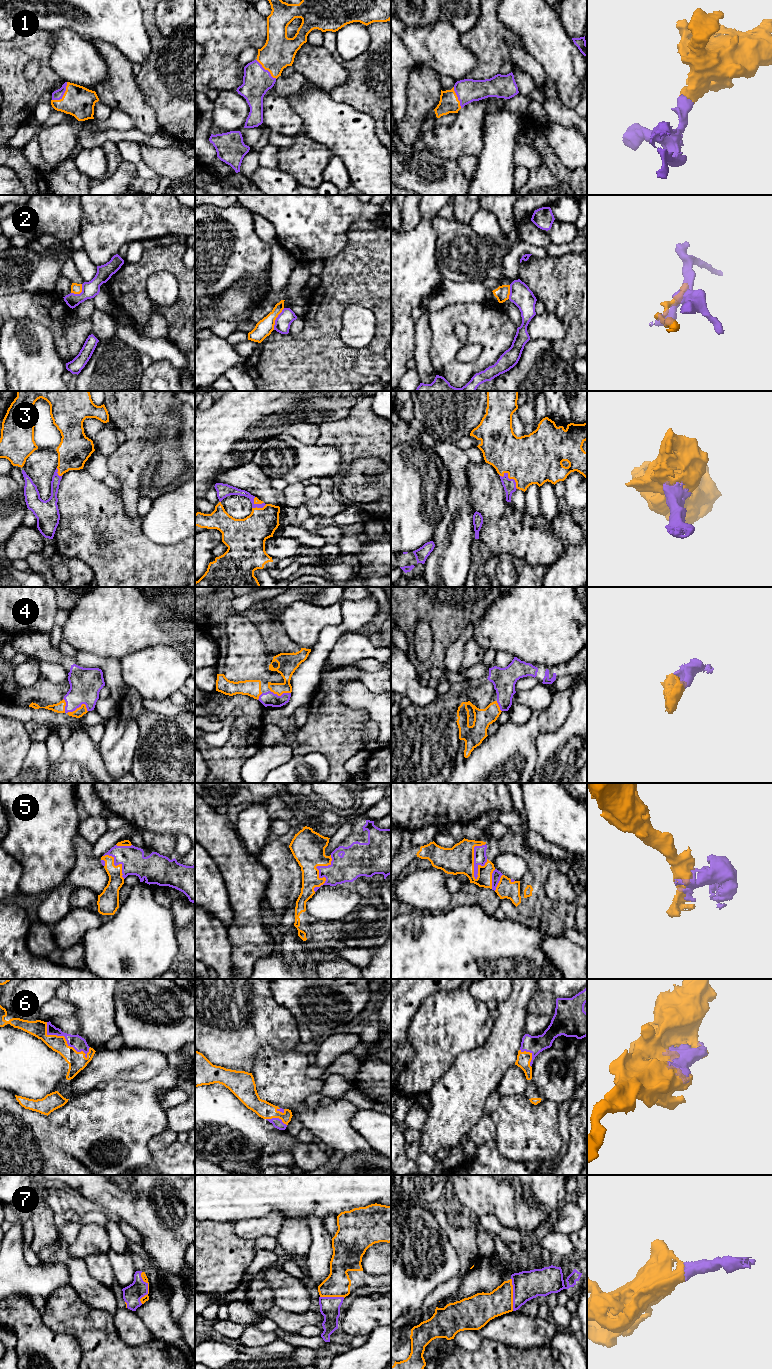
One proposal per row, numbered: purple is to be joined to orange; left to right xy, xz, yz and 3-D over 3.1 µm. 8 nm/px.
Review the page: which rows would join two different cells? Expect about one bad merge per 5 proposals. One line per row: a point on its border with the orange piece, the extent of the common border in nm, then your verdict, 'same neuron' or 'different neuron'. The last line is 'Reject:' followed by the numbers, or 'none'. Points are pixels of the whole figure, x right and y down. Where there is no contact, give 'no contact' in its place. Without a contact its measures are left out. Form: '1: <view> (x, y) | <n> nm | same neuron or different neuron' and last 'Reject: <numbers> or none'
1: xy (64, 94) | 200 nm | same neuron
2: xz (275, 319) | 200 nm | different neuron
3: yz (510, 478) | 190 nm | same neuron
4: xy (77, 708) | 170 nm | same neuron
5: yz (473, 858) | 300 nm | same neuron
6: xy (64, 1037) | 440 nm | same neuron
7: xy (148, 1288) | 260 nm | same neuron
Reject: 2

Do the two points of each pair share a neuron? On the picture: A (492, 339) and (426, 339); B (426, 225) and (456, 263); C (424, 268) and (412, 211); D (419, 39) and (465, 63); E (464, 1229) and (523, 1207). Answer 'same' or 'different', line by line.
A: different
B: different
C: different
D: same
E: different

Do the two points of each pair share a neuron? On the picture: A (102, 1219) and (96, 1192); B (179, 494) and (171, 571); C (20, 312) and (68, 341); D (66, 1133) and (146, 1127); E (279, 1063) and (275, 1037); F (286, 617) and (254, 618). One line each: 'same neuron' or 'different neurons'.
A: different neurons
B: different neurons
C: same neuron
D: same neuron
E: different neurons
F: different neurons

